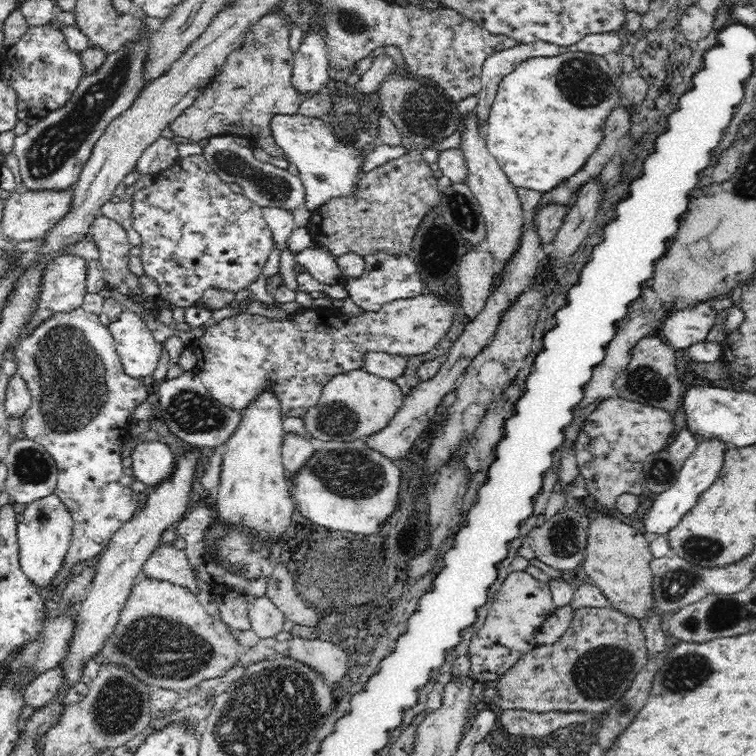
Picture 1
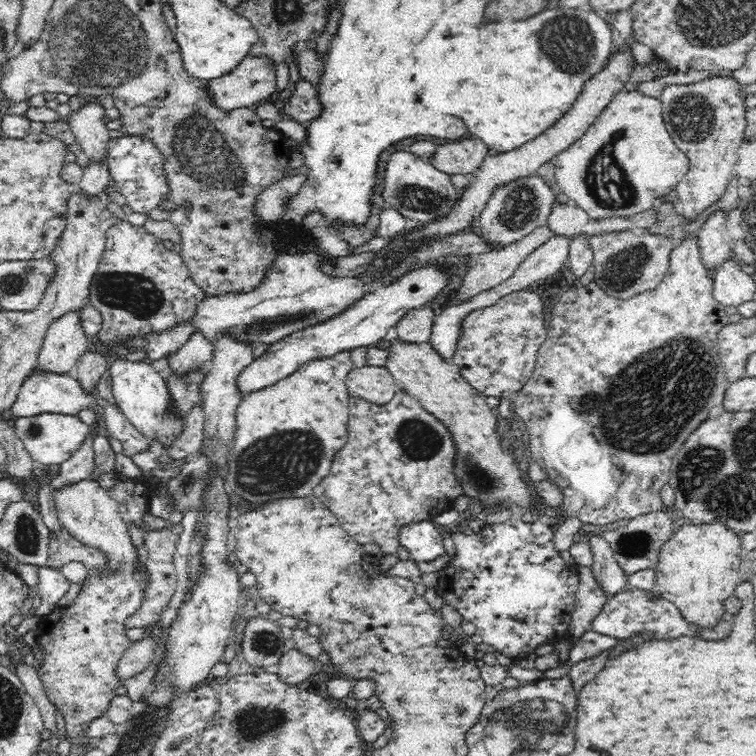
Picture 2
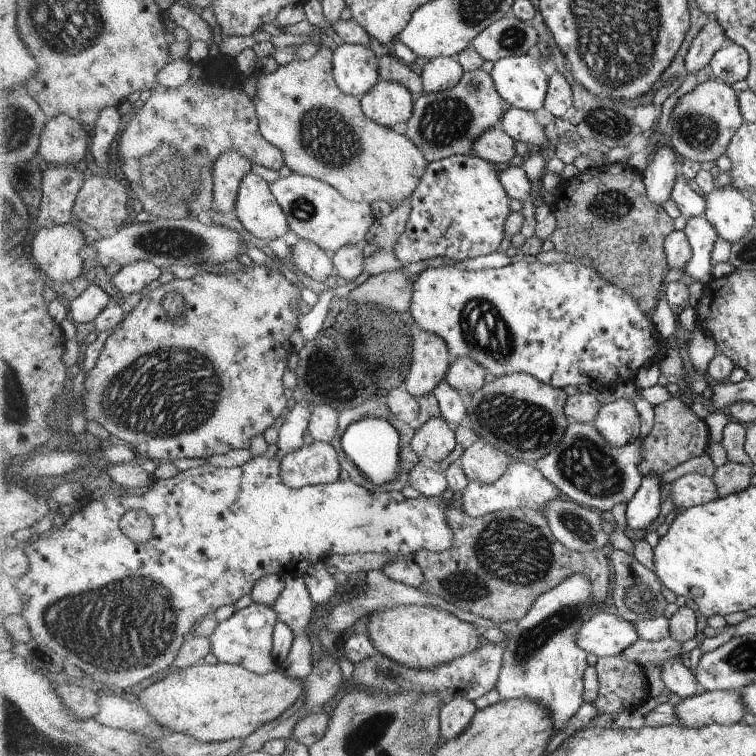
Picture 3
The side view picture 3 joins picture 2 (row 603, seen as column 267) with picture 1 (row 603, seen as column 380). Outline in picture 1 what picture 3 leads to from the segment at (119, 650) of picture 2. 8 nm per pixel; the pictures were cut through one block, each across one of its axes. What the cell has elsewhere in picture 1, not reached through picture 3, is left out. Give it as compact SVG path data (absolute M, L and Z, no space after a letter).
M140 575L118 621L93 658L100 666L113 664L130 671L150 688L189 691L202 680L224 675L238 662L238 640L221 619L215 620L207 614L184 585Z

